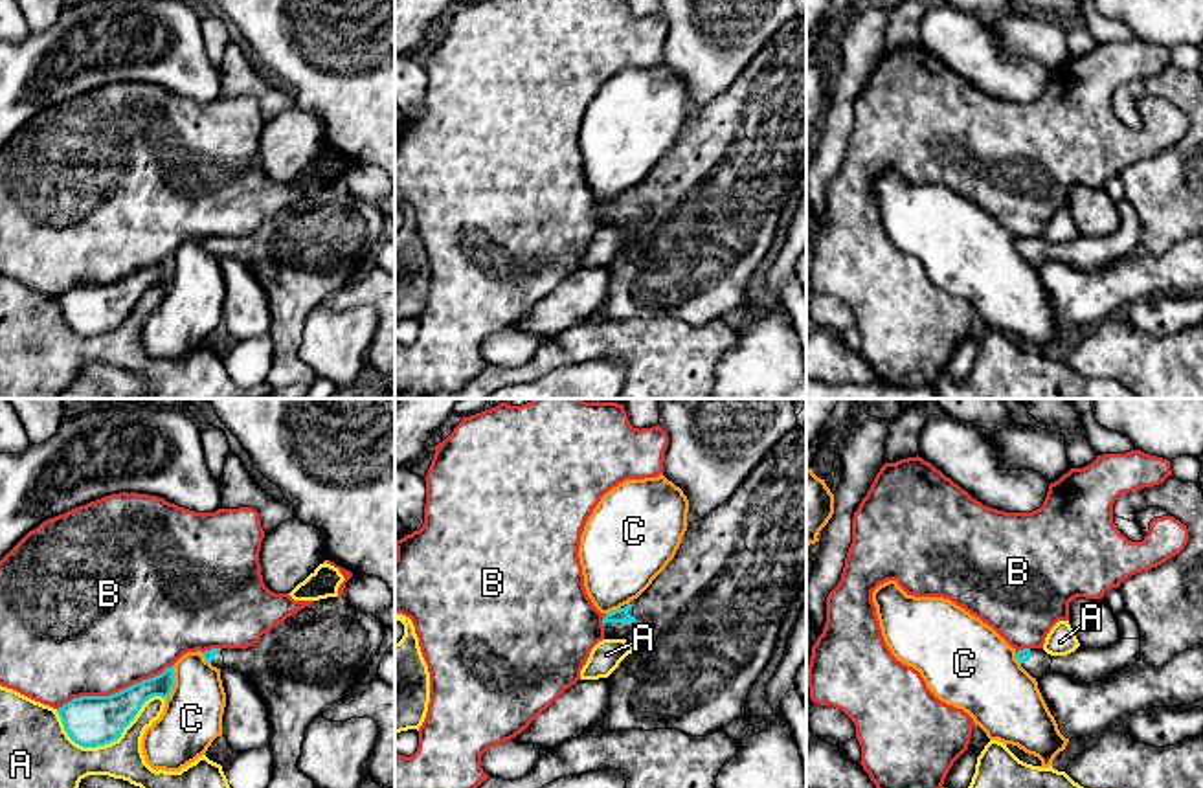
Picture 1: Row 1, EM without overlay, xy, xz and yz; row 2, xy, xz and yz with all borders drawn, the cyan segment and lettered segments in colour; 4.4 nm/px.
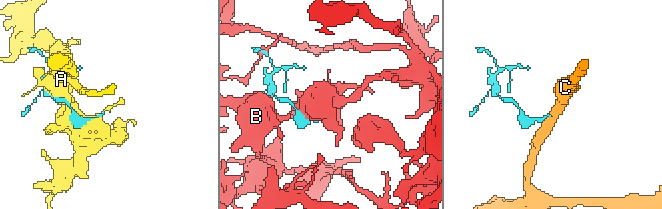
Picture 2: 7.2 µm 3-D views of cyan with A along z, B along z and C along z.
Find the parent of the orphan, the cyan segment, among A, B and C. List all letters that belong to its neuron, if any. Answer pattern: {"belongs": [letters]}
{"belongs": []}

